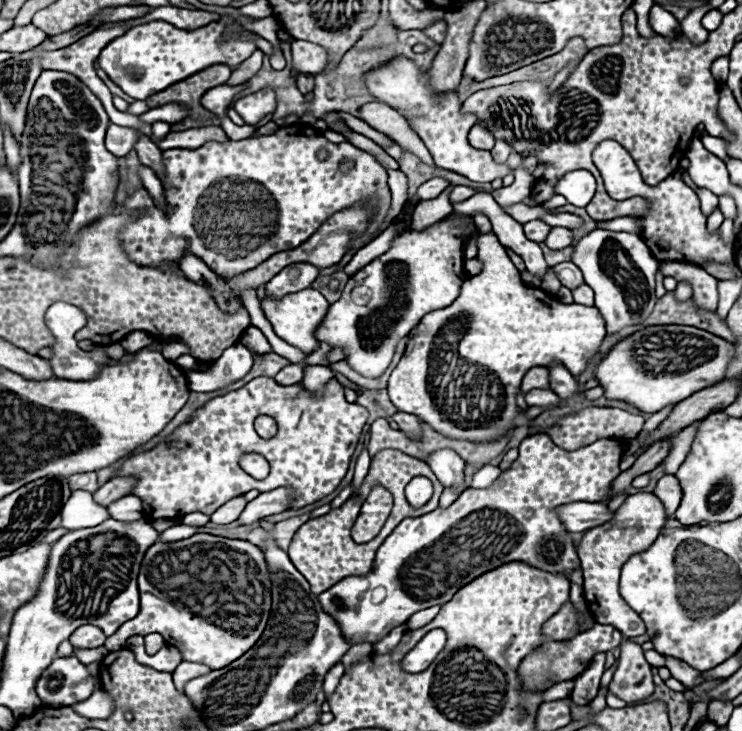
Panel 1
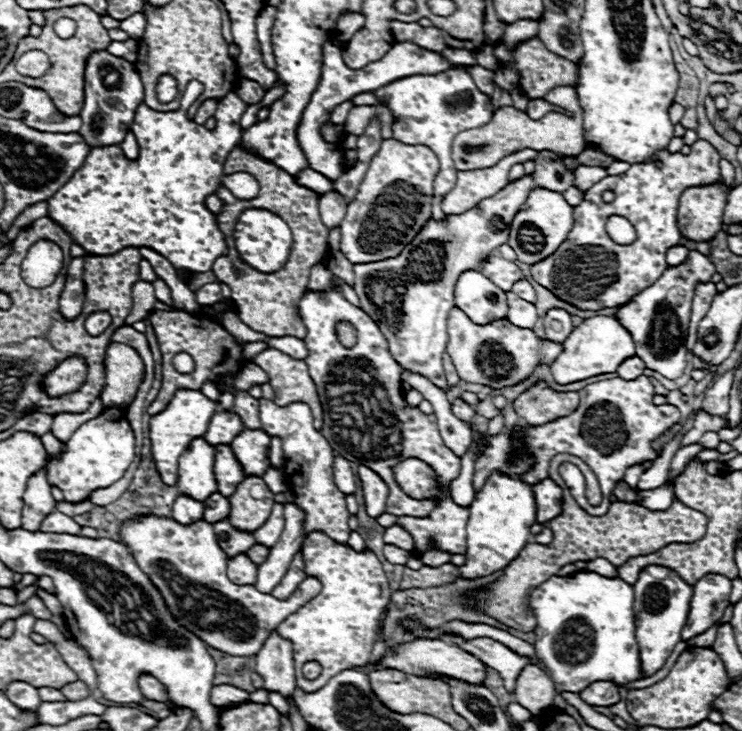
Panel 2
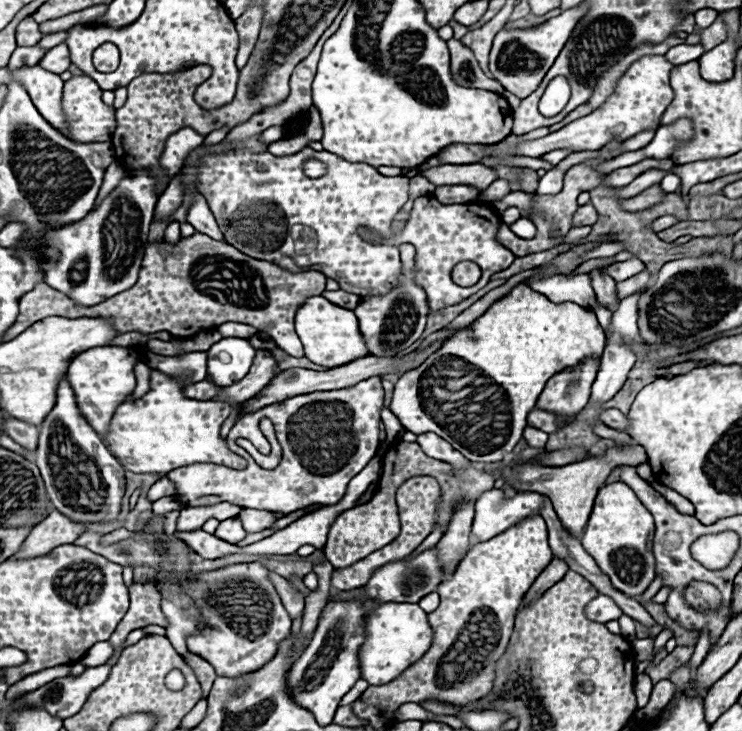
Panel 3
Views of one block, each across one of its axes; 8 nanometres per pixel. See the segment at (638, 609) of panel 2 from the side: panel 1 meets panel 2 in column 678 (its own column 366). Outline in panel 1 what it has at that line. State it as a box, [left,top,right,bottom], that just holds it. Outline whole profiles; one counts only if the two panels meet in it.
[318,434,624,644]

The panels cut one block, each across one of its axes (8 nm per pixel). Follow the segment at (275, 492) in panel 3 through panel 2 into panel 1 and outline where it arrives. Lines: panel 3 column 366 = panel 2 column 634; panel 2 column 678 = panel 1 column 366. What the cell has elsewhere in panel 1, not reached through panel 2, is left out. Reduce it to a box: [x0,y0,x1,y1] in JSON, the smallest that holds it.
[112,378,368,520]

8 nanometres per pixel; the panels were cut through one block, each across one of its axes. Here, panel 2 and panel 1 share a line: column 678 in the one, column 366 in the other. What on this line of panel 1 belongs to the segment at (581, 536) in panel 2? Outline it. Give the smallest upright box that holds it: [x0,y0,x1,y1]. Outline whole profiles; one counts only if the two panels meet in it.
[352,486,393,544]

